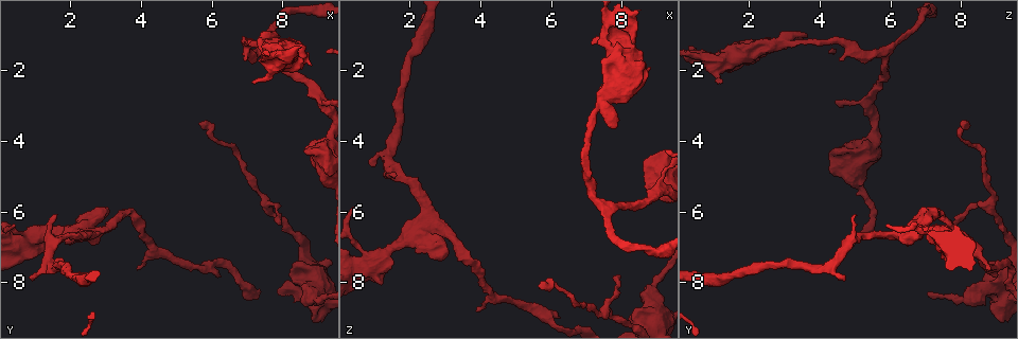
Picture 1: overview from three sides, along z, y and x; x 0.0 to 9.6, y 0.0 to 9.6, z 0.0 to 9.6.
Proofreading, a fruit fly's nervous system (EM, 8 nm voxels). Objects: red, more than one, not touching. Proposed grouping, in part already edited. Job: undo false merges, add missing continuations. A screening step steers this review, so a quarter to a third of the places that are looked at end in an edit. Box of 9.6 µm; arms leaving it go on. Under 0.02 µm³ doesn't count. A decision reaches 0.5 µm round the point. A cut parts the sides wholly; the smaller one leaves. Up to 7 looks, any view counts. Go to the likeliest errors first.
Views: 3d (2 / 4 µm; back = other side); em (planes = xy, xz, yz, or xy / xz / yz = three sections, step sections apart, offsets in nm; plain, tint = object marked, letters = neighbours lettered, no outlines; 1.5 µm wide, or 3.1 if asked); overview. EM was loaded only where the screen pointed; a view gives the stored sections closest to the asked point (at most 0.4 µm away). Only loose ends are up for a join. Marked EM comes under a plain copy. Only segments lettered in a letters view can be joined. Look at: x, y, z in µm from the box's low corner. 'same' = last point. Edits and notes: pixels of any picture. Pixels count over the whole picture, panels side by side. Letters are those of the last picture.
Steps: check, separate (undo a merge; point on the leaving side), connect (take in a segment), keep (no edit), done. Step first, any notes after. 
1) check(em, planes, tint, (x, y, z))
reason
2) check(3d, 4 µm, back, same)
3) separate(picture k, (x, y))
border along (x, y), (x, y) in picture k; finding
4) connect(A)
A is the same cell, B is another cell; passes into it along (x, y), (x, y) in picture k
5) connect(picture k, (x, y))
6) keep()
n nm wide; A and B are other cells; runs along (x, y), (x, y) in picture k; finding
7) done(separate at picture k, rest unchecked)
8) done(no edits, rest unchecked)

check(em, xz, step 8, tint, (2.50, 6.65, 6.45))
four arms meet

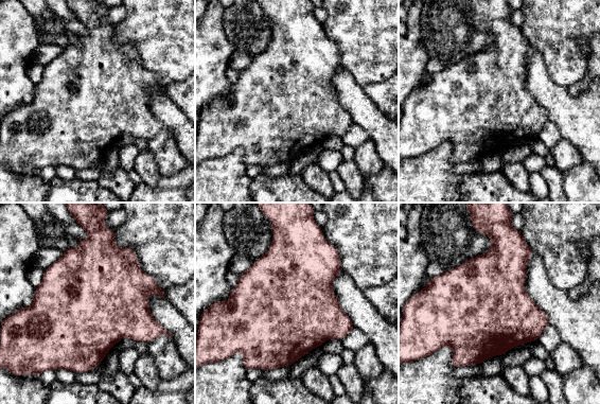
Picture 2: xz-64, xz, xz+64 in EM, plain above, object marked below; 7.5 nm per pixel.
check(em, xz, step 8, letters, same)

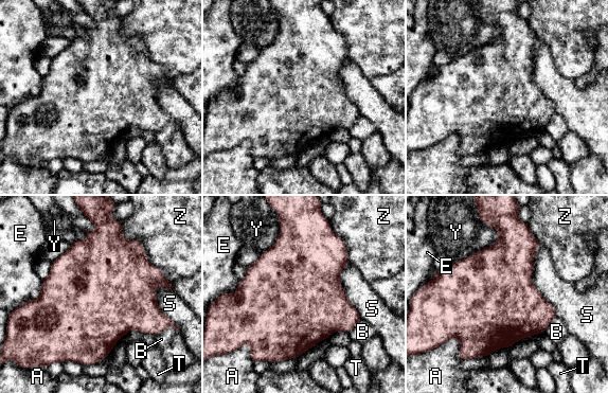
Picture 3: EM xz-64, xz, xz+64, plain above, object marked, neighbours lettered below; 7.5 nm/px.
keep()
A, B, E, S, T, Y and Z are other cells; all the same cell

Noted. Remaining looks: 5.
check(3d, 2 µm, (7.85, 1.05, 3.65))
an open end

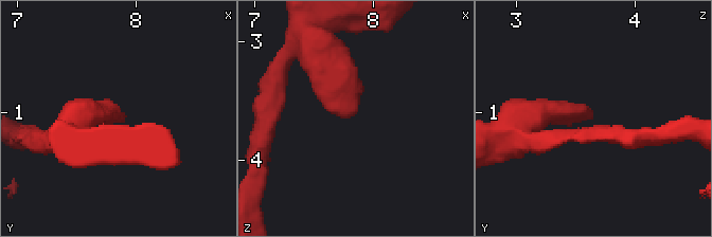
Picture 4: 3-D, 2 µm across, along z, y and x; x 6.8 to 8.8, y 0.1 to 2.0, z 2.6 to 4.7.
check(em, planes, letters, (7.80, 1.04, 3.62))

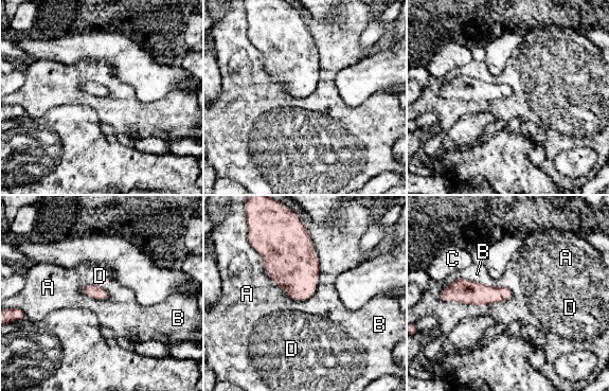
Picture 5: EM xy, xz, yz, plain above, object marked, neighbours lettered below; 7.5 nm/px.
keep()
A touches over 280 nm; A, B, C and D are other cells; runs along (445, 292), (508, 294) in picture 5; no lettered segment goes on from it

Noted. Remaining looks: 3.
check(em, planes, letters, (1.60, 6.05, 5.05))

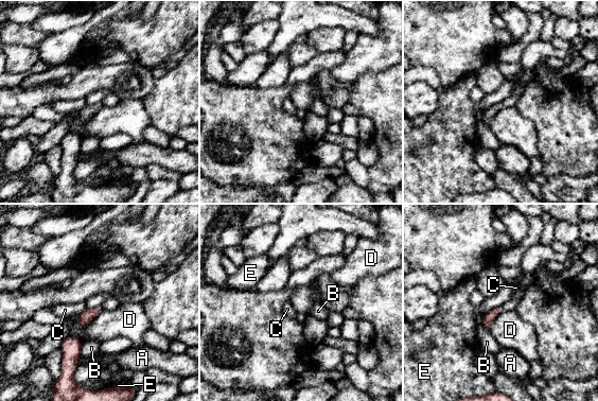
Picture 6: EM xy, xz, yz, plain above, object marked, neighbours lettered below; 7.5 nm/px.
keep()
A, B, C, D and E are other cells; border along (497, 306), (485, 315) in picture 6; none of them fits

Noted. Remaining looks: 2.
done(no edits, rest unchecked)

